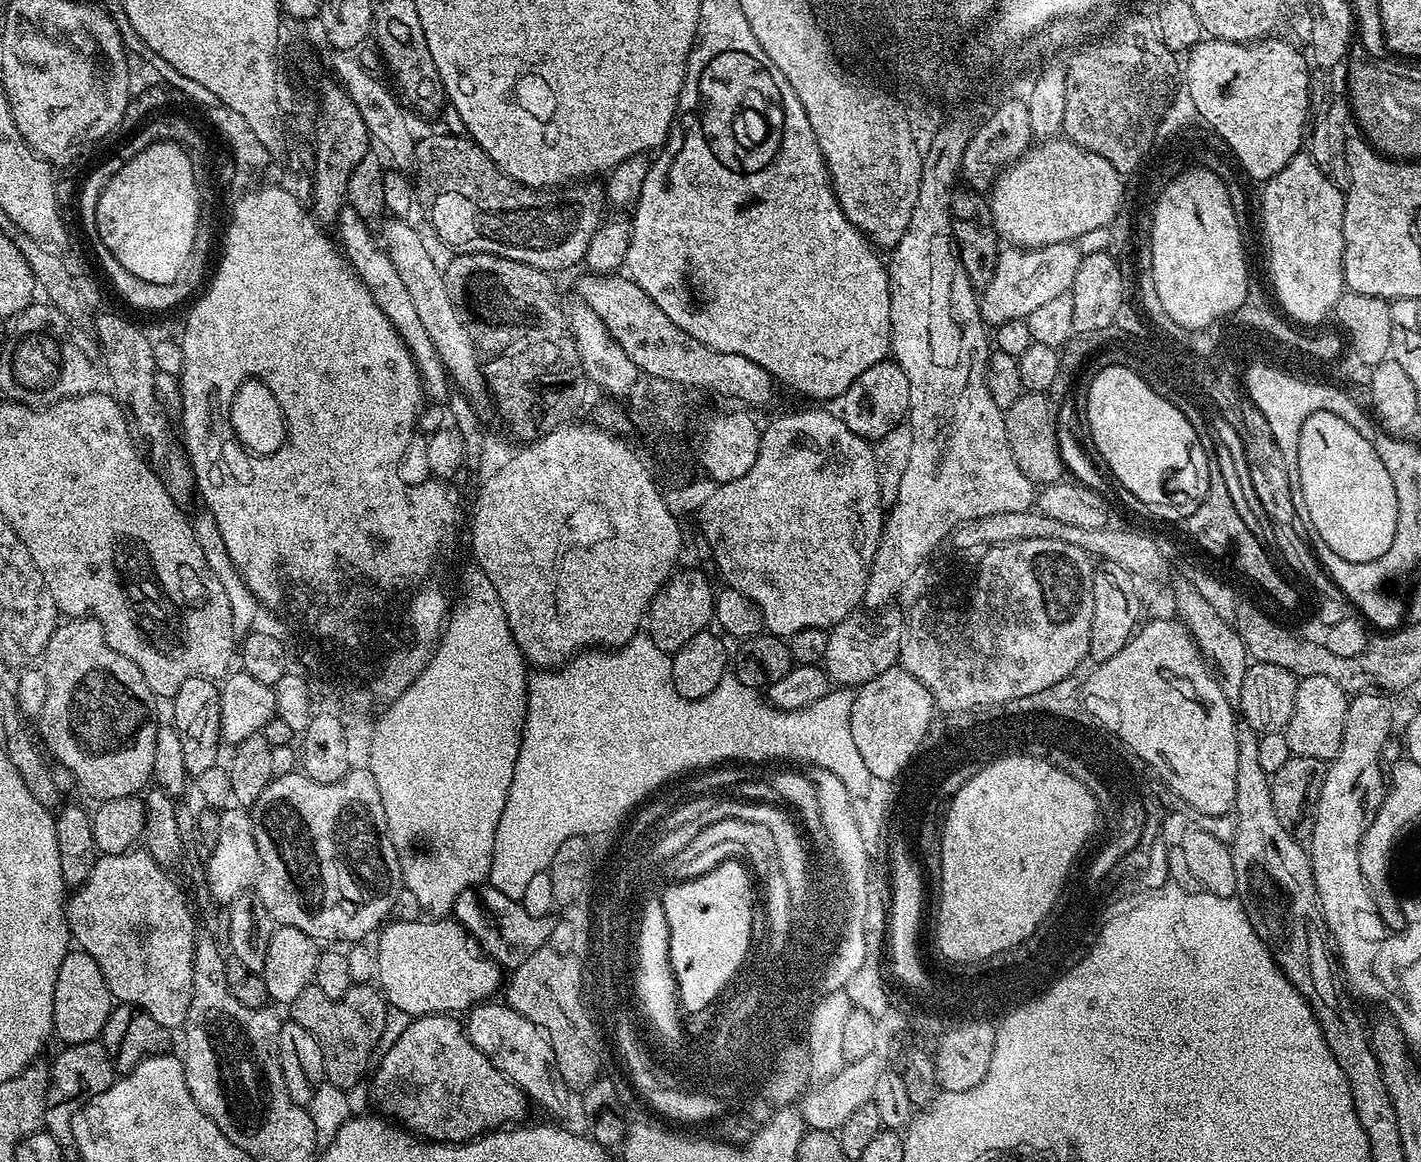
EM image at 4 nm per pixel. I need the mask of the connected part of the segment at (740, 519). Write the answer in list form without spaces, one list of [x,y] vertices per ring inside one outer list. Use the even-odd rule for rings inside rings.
[[[812,406],[809,412],[792,412],[789,416],[780,416],[774,419],[761,431],[758,458],[754,465],[742,478],[734,482],[726,482],[719,485],[708,496],[708,501],[700,508],[700,532],[716,559],[716,568],[720,571],[723,583],[729,588],[738,590],[750,602],[754,602],[760,608],[764,619],[764,627],[771,635],[787,638],[793,636],[798,630],[807,628],[831,629],[832,625],[849,619],[857,607],[861,607],[866,590],[866,578],[872,568],[872,559],[876,553],[876,547],[880,541],[882,527],[882,505],[878,494],[878,470],[874,470],[874,454],[872,444],[863,440],[858,434],[854,434],[844,425],[839,415],[831,416],[828,412],[819,412],[819,407]]]

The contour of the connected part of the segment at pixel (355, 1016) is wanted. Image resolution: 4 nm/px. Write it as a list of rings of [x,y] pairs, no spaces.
[[[357,984],[342,998],[328,1000],[315,986],[309,986],[302,994],[298,994],[298,998],[294,998],[290,1012],[290,1020],[312,1032],[320,1044],[327,1083],[352,1090],[363,1078],[364,1071],[365,1076],[369,1071],[373,1063],[372,1051],[378,1048],[380,1036],[384,1033],[384,1023],[389,1013],[385,997],[375,987]]]

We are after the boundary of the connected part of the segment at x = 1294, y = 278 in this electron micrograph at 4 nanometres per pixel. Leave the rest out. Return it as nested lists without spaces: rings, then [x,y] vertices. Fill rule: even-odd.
[[[1297,154],[1285,168],[1278,174],[1274,174],[1263,185],[1264,197],[1260,200],[1260,212],[1264,215],[1264,240],[1268,243],[1268,260],[1266,260],[1267,275],[1270,277],[1270,288],[1276,291],[1274,300],[1282,309],[1285,317],[1291,318],[1297,325],[1309,326],[1316,324],[1319,320],[1324,320],[1335,309],[1338,298],[1344,295],[1346,285],[1344,283],[1344,198],[1345,193],[1341,189],[1335,188],[1326,174],[1322,174],[1319,166],[1313,162],[1312,157],[1307,154]]]

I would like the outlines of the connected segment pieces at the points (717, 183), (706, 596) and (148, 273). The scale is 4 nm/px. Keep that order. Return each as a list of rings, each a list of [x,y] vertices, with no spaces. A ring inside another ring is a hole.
[[[753,38],[752,42],[732,42],[730,48],[726,50],[720,50],[716,52],[714,56],[710,56],[710,60],[706,60],[706,64],[698,70],[698,74],[694,78],[690,78],[690,74],[685,71],[684,73],[684,84],[680,88],[680,98],[678,101],[678,131],[675,134],[669,135],[666,143],[659,149],[658,155],[652,160],[652,169],[646,174],[646,182],[642,182],[642,190],[640,191],[638,199],[635,201],[634,209],[636,213],[630,216],[631,232],[629,234],[629,245],[626,246],[626,252],[624,256],[623,267],[626,269],[626,275],[629,280],[633,280],[642,290],[646,290],[646,294],[654,302],[654,306],[658,306],[658,310],[662,310],[662,314],[666,314],[666,318],[670,318],[670,322],[674,322],[674,326],[678,326],[687,336],[693,336],[698,338],[698,342],[702,342],[708,348],[713,348],[716,352],[725,352],[726,354],[738,354],[742,358],[748,358],[750,362],[754,362],[762,368],[762,370],[769,373],[772,376],[773,381],[777,385],[785,384],[792,392],[797,392],[800,396],[809,396],[812,402],[820,402],[816,400],[832,400],[835,401],[837,398],[843,397],[844,391],[850,387],[853,382],[858,378],[858,374],[862,374],[866,370],[870,370],[870,366],[874,366],[880,360],[885,359],[889,355],[892,346],[892,331],[890,330],[890,294],[888,293],[888,269],[885,261],[879,260],[877,249],[873,247],[867,236],[863,232],[857,230],[851,222],[846,218],[843,210],[840,208],[840,204],[836,201],[836,195],[832,193],[832,181],[828,179],[828,167],[824,164],[824,159],[820,153],[820,147],[816,141],[816,132],[812,128],[810,118],[807,117],[806,110],[802,106],[802,102],[798,101],[796,97],[791,97],[787,90],[789,89],[788,84],[785,81],[780,81],[772,84],[770,80],[770,61],[772,57],[768,56],[767,50],[759,44],[757,38]],[[770,104],[774,110],[780,110],[778,114],[782,116],[770,116]],[[766,142],[776,142],[776,146],[780,148],[774,148],[774,154],[768,158],[768,162],[760,162],[760,168],[748,168],[744,162],[746,162],[746,156],[752,158],[752,152],[758,152],[762,150],[762,146]],[[780,158],[780,184],[772,184],[772,170],[776,166],[776,160]]]
[[[677,570],[668,577],[667,582],[657,592],[652,600],[652,606],[646,613],[646,632],[651,636],[652,641],[659,646],[662,651],[675,654],[694,634],[705,631],[714,620],[714,588],[708,585],[708,580],[700,572],[683,572]]]
[[[175,139],[162,140],[146,147],[146,150],[142,150],[141,153],[134,154],[133,157],[125,159],[120,165],[122,165],[121,168],[117,172],[115,169],[109,175],[108,183],[100,189],[98,210],[96,211],[96,229],[100,235],[99,243],[104,244],[106,250],[110,250],[110,254],[114,254],[114,258],[118,258],[118,262],[122,262],[122,266],[126,266],[126,270],[130,270],[130,274],[142,278],[147,284],[174,282],[174,278],[178,278],[178,274],[186,266],[186,262],[192,253],[192,248],[196,244],[198,239],[196,227],[200,224],[200,214],[202,214],[198,186],[195,184],[194,166],[191,164],[189,149]]]

